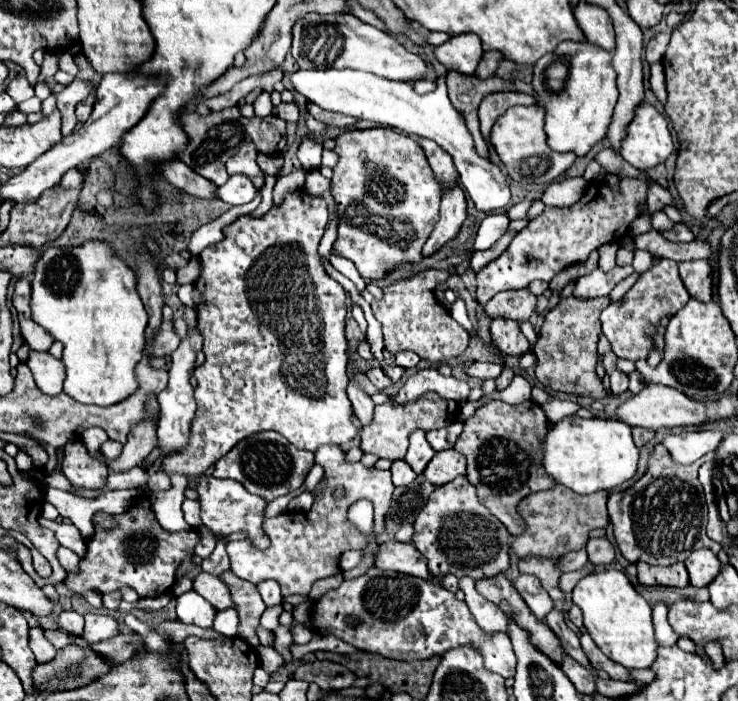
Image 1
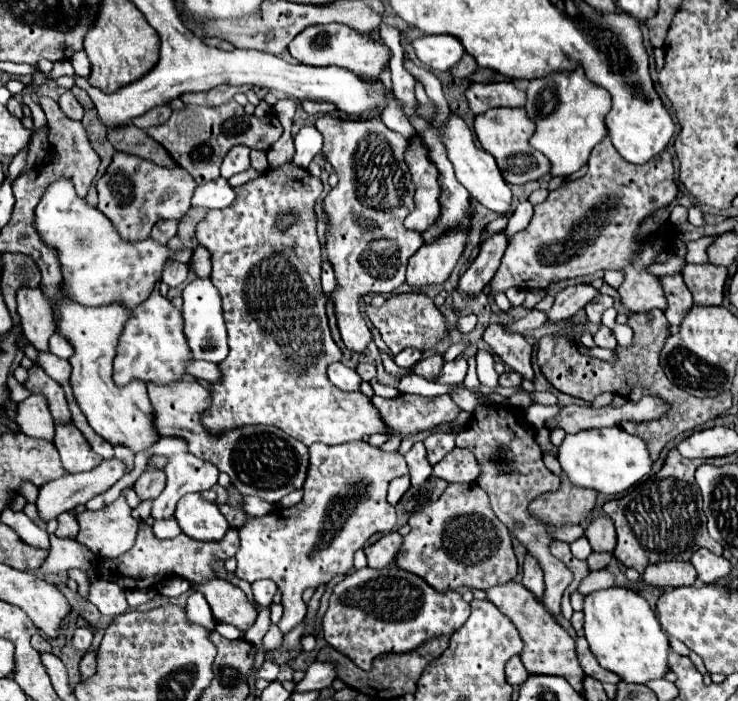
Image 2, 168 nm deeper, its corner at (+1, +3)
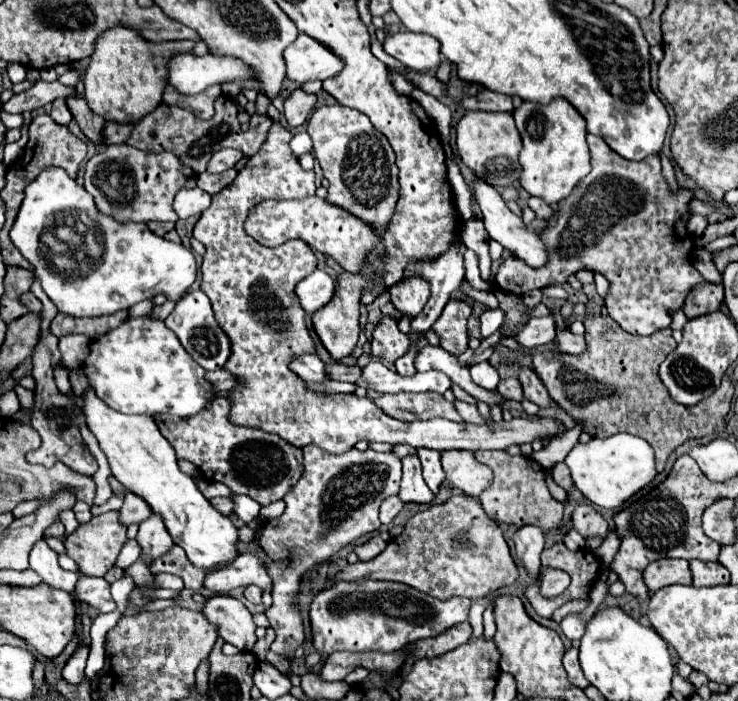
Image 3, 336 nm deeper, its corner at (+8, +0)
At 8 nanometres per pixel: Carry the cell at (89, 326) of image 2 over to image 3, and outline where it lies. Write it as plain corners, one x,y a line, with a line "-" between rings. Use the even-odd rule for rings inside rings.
91,388
85,392
83,402
87,426
99,440
101,450
111,464
113,476
129,492
141,496
149,508
163,518
167,532
171,534
173,542
185,550
189,562
197,568
211,570
235,560
239,556
239,534
235,524
211,506
191,476
179,470
175,450
161,436
155,420
145,414
119,414
111,410
103,400
95,398
95,392

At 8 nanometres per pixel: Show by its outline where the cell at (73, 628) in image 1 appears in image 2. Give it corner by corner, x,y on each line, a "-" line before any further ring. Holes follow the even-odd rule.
76,627
76,631
74,631
70,643
72,643
74,649
86,653
88,647
90,647
90,643
92,643
92,631
86,629
86,627

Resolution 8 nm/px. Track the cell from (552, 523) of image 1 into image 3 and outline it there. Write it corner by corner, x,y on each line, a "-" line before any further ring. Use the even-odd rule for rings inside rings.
557,464
557,466
551,470
551,476
555,478
555,482
557,482
561,488
571,488
571,486
573,486
573,480
571,480
571,476
569,476
569,470
567,470
567,466
563,466
563,464

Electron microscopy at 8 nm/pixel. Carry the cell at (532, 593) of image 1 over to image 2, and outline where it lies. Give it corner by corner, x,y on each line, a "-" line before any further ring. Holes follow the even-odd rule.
526,555
524,567
522,567
522,585
536,597
542,599
544,597
544,575
542,569
538,567
536,559

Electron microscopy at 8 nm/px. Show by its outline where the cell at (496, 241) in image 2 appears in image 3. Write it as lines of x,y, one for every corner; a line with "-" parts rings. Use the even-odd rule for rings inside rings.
447,302
443,314
433,324
439,336
439,346
453,356
461,356
467,350
467,318
471,306
465,302

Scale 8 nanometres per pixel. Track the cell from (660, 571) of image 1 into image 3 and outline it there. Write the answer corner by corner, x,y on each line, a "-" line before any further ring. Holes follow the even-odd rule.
661,558
647,566
643,580
651,592
657,592
671,584
691,584
691,570
687,560

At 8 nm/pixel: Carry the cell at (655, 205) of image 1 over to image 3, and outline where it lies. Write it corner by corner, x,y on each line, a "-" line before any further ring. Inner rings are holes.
693,215
687,225
687,229
691,234
701,235
707,226
707,217
702,215

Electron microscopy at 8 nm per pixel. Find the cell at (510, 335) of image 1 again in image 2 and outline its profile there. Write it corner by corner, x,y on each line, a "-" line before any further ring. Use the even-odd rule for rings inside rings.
492,323
484,331
484,341
492,347
492,351
508,367
512,367
514,371
518,371
520,375
524,375
526,379
532,381
532,377
534,377
532,365
530,365
532,347
520,333
508,331
508,327
502,323

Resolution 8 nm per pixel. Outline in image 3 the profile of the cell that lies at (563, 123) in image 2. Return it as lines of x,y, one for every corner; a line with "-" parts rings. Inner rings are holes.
555,98
547,106
523,102
523,106
513,112
513,116
523,140
523,150
519,154
519,184
531,196
545,200
549,206
561,202
571,194
577,182
591,172
583,116
571,104
567,104
565,98

